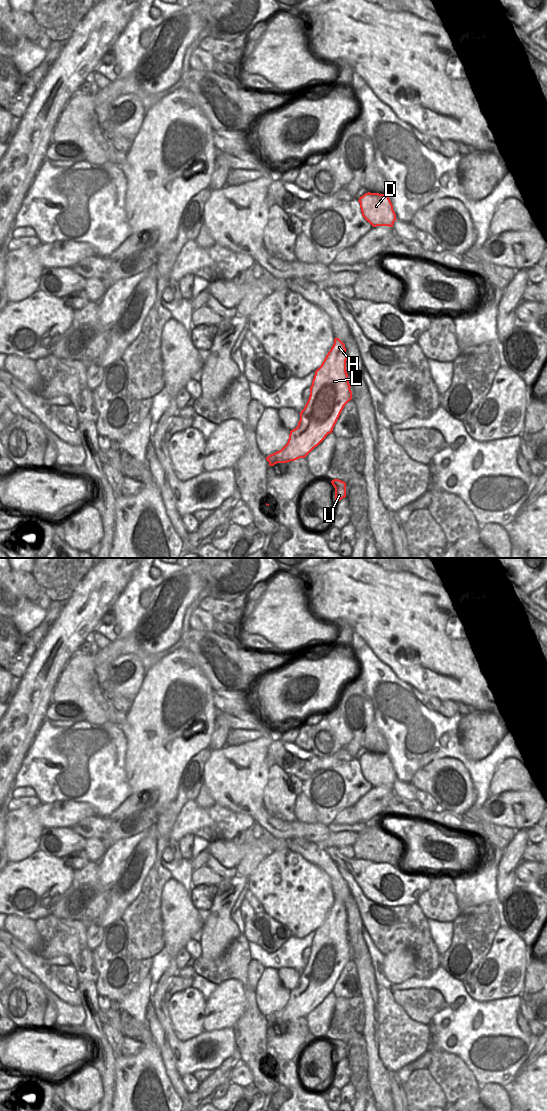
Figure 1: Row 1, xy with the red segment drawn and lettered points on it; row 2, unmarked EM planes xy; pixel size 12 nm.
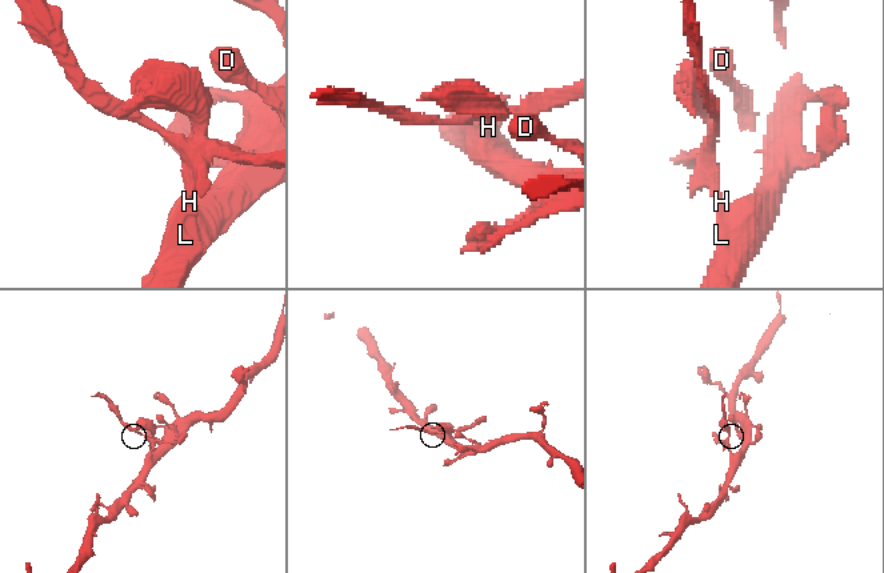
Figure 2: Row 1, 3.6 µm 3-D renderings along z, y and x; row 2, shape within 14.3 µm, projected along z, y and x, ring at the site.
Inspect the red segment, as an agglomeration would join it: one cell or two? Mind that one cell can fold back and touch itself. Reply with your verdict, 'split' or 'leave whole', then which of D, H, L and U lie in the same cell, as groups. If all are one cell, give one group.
split; D L U / H

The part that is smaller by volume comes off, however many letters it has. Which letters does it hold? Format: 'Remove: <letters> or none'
Remove: H

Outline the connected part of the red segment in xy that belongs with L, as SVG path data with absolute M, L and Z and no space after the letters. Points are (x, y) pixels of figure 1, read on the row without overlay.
M331 911L328 912L321 926L315 931L310 956L300 973L298 986L290 991L288 1002L281 1010L266 1017L269 1026L305 1018L328 994L332 993L344 966L352 959L346 921L345 914L338 915Z

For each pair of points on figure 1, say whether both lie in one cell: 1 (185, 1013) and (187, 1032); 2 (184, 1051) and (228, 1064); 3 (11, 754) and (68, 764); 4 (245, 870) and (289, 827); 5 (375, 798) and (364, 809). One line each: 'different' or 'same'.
1: same
2: different
3: different
4: different
5: same

